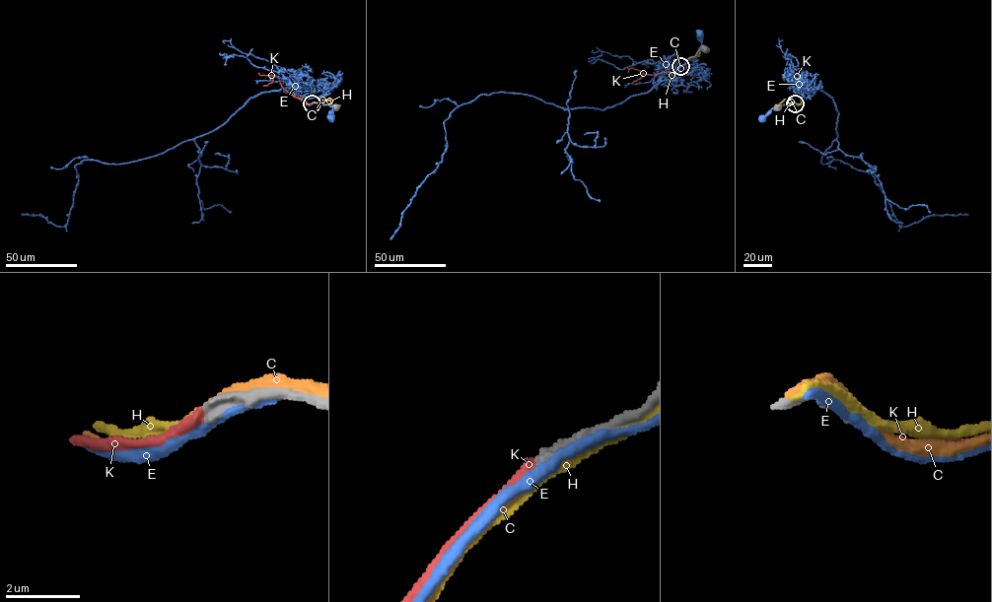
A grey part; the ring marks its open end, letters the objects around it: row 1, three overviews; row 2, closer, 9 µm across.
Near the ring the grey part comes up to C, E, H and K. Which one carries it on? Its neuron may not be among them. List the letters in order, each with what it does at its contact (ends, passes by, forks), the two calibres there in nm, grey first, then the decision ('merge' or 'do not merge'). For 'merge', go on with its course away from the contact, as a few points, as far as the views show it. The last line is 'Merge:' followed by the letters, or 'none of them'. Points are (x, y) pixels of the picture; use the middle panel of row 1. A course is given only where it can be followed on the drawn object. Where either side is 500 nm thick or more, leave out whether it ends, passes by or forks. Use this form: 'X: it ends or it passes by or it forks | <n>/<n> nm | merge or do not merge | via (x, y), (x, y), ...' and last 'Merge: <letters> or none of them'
C: it passes by | 280/320 nm | do not merge
E: it passes by | 280/240 nm | do not merge
H: it passes by | 280/260 nm | do not merge
K: it ends | 300/260 nm | merge | via (680, 66), (673, 72), (654, 75), (627, 67)
Merge: K

